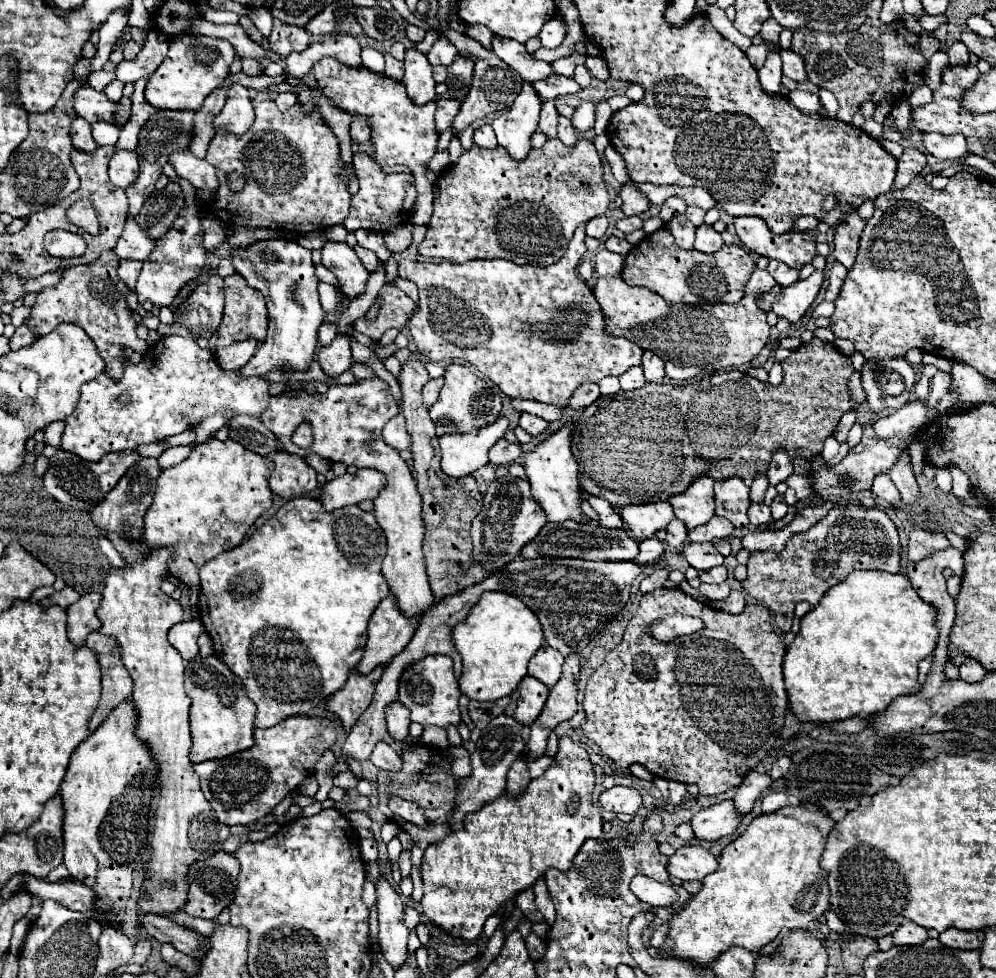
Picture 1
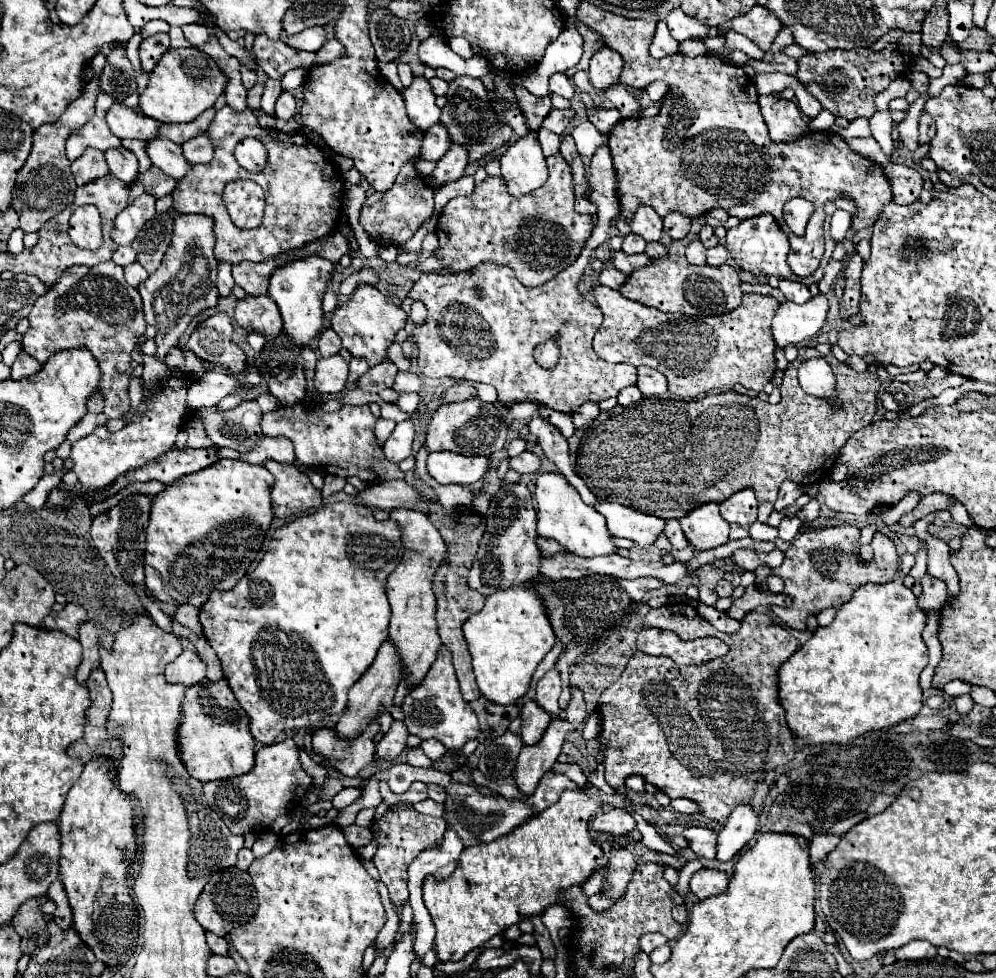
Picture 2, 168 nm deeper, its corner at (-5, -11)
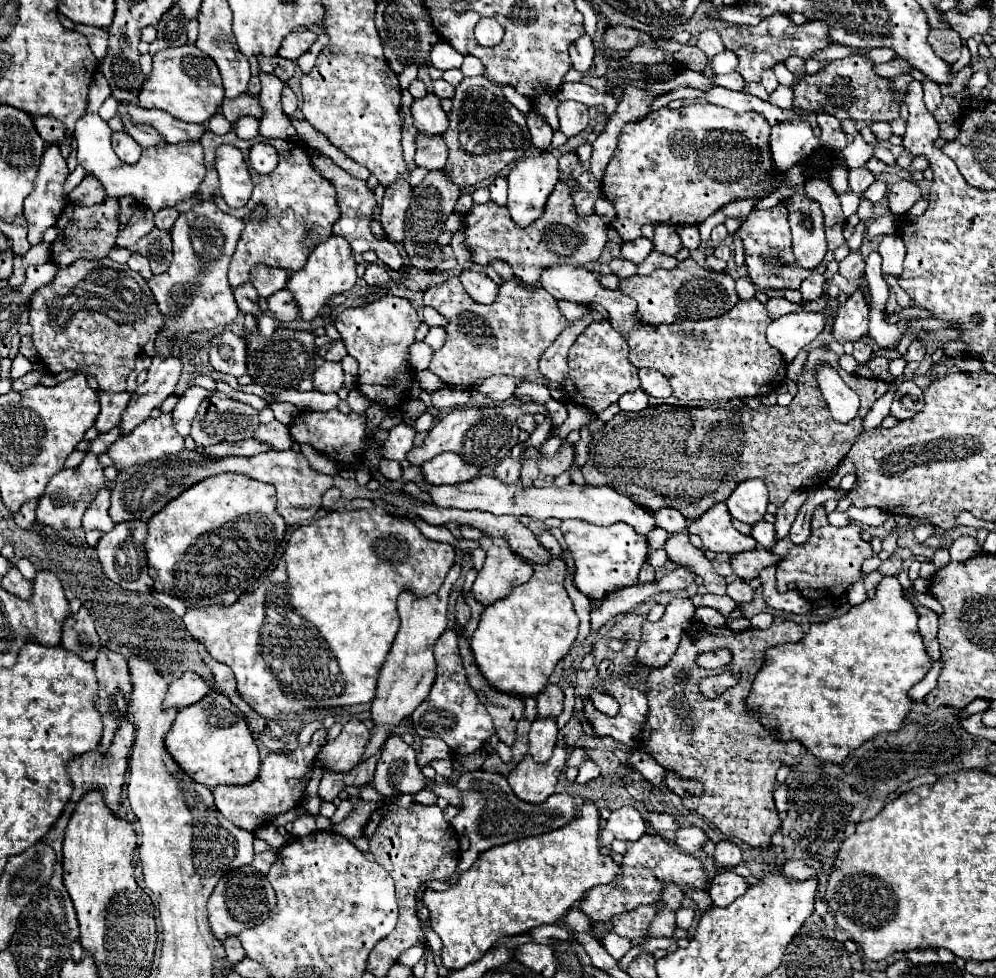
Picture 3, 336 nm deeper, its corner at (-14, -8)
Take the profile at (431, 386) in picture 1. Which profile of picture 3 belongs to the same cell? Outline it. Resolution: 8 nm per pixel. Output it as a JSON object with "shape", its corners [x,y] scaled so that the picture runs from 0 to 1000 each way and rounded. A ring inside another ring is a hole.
{"shape":[[[493,385],[487,388],[485,394],[481,394],[481,400],[491,404],[495,410],[509,410],[511,406],[515,406],[521,392],[523,390],[519,390],[519,385]]]}

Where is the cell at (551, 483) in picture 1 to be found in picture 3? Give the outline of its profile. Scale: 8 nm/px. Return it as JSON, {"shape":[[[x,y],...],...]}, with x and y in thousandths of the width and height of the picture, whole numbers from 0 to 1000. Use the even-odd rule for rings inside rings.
{"shape":[[[569,531],[569,533],[565,533],[563,543],[567,547],[569,559],[575,565],[577,580],[579,580],[575,598],[591,610],[593,619],[601,621],[605,617],[605,612],[609,612],[611,606],[617,606],[621,602],[628,602],[628,600],[634,600],[640,596],[644,578],[650,572],[650,551],[646,547],[638,545],[638,541],[634,541],[628,535],[599,539],[589,533]]]}

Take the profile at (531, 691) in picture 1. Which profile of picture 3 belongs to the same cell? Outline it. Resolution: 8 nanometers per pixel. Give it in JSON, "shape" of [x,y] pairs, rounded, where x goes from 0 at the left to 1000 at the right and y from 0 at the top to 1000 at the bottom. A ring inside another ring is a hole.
{"shape":[[[537,735],[531,747],[531,770],[539,780],[545,780],[553,774],[559,760],[559,739],[557,735]]]}

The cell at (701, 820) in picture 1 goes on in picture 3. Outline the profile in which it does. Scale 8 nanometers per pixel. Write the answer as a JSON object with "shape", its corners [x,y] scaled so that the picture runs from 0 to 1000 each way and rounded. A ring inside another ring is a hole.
{"shape":[[[684,846],[678,856],[678,864],[688,872],[700,872],[706,868],[706,862],[710,860],[710,854],[700,846]]]}

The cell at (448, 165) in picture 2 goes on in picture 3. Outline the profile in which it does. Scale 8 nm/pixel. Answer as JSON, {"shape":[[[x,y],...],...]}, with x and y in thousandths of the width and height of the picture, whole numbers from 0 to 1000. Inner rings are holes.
{"shape":[[[431,175],[427,183],[417,191],[417,201],[413,201],[413,214],[409,214],[409,242],[405,246],[405,261],[411,265],[411,273],[429,277],[437,275],[439,269],[447,265],[447,259],[441,253],[439,242],[445,238],[447,226],[455,218],[461,199],[461,191],[453,187],[445,175]]]}

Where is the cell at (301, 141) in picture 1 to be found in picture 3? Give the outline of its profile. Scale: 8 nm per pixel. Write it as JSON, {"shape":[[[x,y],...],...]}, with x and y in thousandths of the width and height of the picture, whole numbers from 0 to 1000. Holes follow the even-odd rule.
{"shape":[[[208,134],[202,140],[202,148],[204,148],[204,154],[206,154],[206,171],[208,171],[208,179],[206,179],[204,187],[200,189],[202,201],[200,203],[190,201],[182,210],[178,210],[178,214],[190,216],[196,208],[212,203],[212,206],[218,208],[218,212],[222,216],[226,216],[230,220],[238,220],[240,224],[246,226],[246,236],[240,242],[236,261],[234,261],[232,271],[230,271],[230,289],[232,289],[234,296],[250,289],[252,287],[250,275],[254,275],[258,271],[292,275],[292,277],[302,275],[308,267],[308,255],[312,253],[312,248],[320,246],[320,242],[330,242],[334,228],[340,224],[340,210],[336,206],[334,189],[330,185],[326,185],[324,181],[320,181],[320,177],[312,169],[310,156],[300,146],[284,144],[284,142],[270,142],[268,146],[272,150],[276,150],[276,154],[280,158],[278,171],[268,179],[252,175],[256,193],[254,193],[250,208],[244,214],[232,214],[220,197],[220,183],[218,183],[218,175],[216,175],[216,152],[224,146],[232,146],[232,148],[240,150],[244,154],[244,158],[248,161],[252,148],[256,148],[260,144],[256,144],[256,142],[242,144],[242,142],[238,142],[236,134],[230,134],[228,138],[216,138],[216,136]],[[258,210],[264,210],[268,214],[268,222],[262,224],[262,226],[250,224],[250,218]]]}

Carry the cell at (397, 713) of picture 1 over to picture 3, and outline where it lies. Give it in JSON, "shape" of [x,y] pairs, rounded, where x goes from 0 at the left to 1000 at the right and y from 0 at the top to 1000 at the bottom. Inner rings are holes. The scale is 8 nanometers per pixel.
{"shape":[[[393,752],[379,780],[379,790],[374,799],[379,811],[387,815],[397,815],[407,811],[417,813],[433,801],[437,799],[429,797],[419,784],[417,768],[409,760],[405,760],[401,752]]]}

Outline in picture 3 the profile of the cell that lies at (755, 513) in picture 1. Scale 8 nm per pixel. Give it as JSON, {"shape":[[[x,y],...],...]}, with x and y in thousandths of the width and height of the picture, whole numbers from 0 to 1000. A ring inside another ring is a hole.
{"shape":[[[760,533],[754,537],[754,549],[768,561],[774,561],[774,557],[778,557],[778,541],[770,533]]]}

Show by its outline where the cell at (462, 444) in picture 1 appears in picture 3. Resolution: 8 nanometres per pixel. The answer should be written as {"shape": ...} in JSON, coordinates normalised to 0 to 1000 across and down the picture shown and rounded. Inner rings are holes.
{"shape":[[[443,463],[423,475],[425,492],[431,496],[453,496],[467,494],[479,488],[481,480],[465,473],[459,463]]]}

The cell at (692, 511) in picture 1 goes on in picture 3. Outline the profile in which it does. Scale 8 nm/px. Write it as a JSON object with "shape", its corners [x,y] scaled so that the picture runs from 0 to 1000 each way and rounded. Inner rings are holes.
{"shape":[[[718,514],[710,525],[702,531],[694,533],[690,539],[692,545],[702,547],[706,551],[708,561],[718,565],[746,565],[760,561],[760,553],[754,547],[744,547],[736,535],[728,514]]]}

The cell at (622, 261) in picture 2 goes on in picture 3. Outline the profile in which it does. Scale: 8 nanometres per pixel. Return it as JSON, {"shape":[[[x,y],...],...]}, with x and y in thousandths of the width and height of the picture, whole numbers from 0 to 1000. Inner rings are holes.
{"shape":[[[654,257],[652,263],[640,271],[640,279],[654,279],[658,275],[676,275],[678,271],[682,271],[682,267],[678,263],[672,263],[672,261],[664,261],[662,257]]]}

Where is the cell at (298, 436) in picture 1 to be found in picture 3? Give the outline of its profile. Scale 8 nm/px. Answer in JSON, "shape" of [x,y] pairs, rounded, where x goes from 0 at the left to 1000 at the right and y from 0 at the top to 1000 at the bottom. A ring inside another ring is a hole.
{"shape":[[[280,430],[260,435],[258,449],[270,453],[274,459],[292,459],[292,453],[294,453],[290,447],[290,439],[286,435],[282,435]]]}

